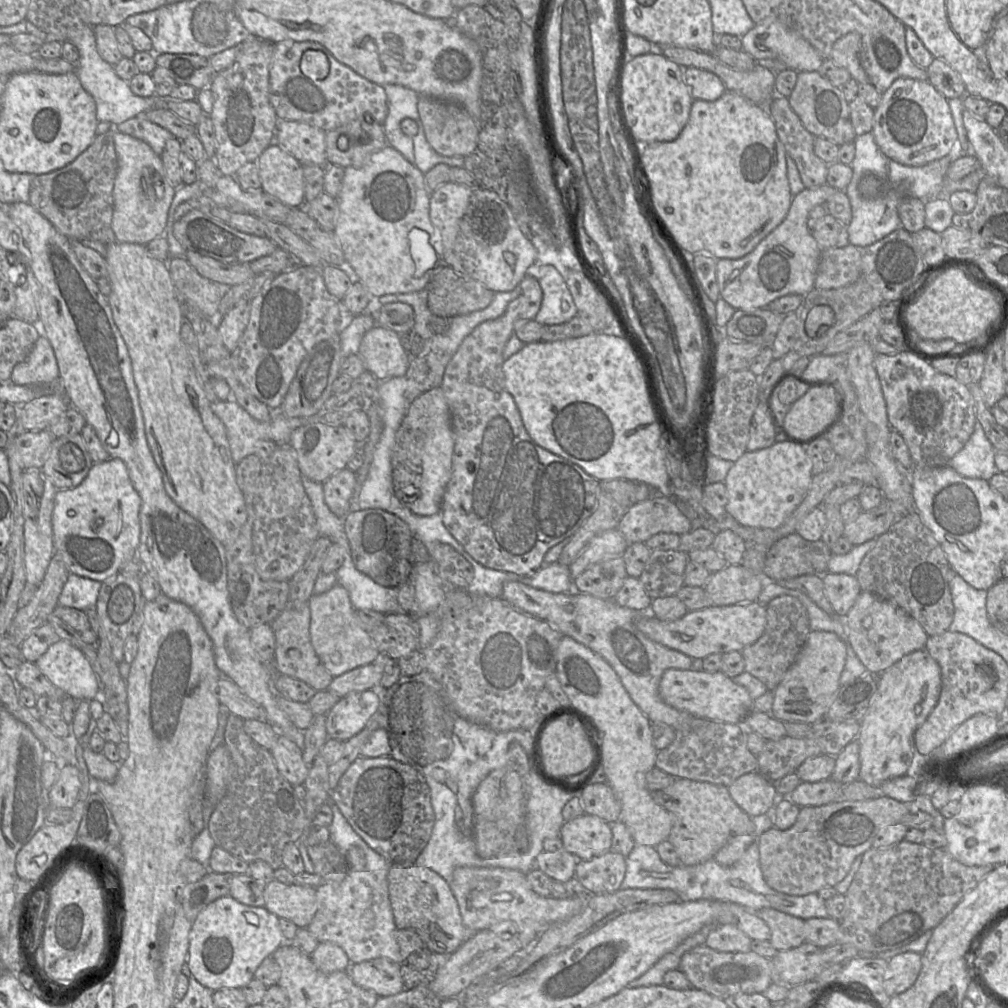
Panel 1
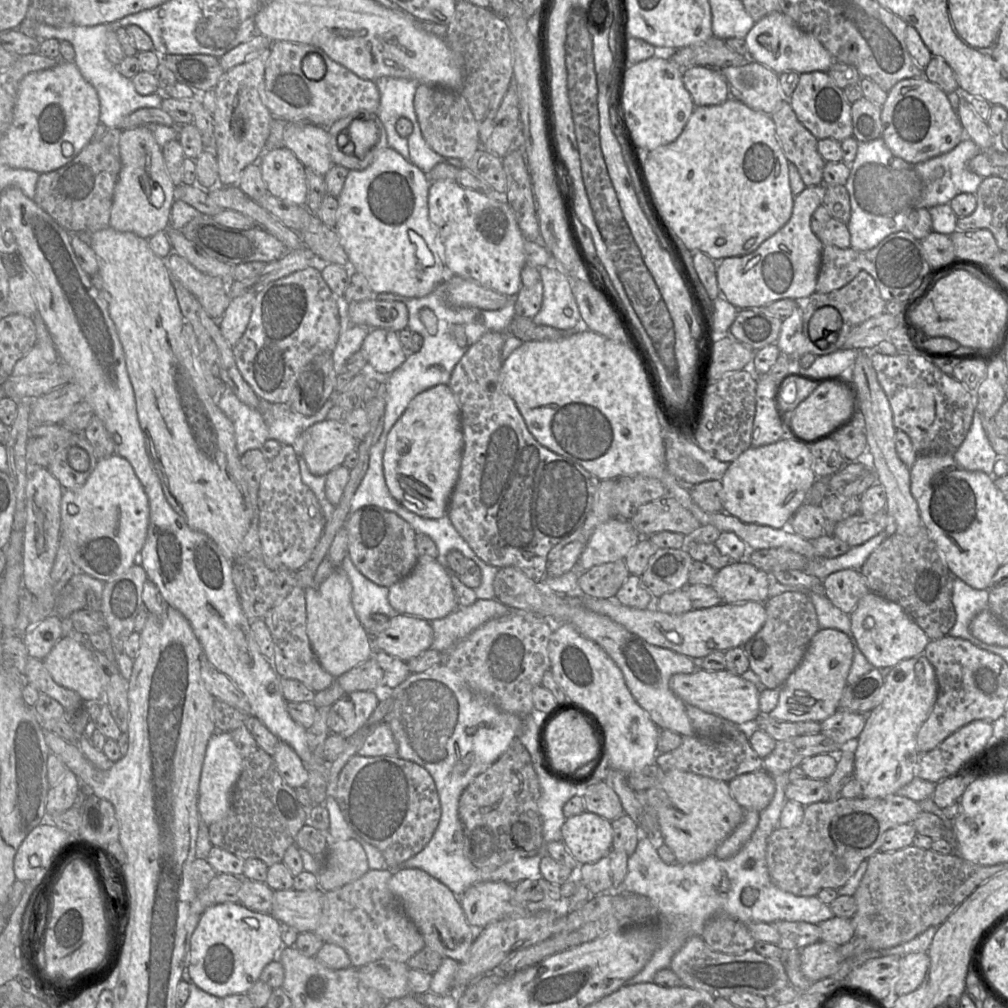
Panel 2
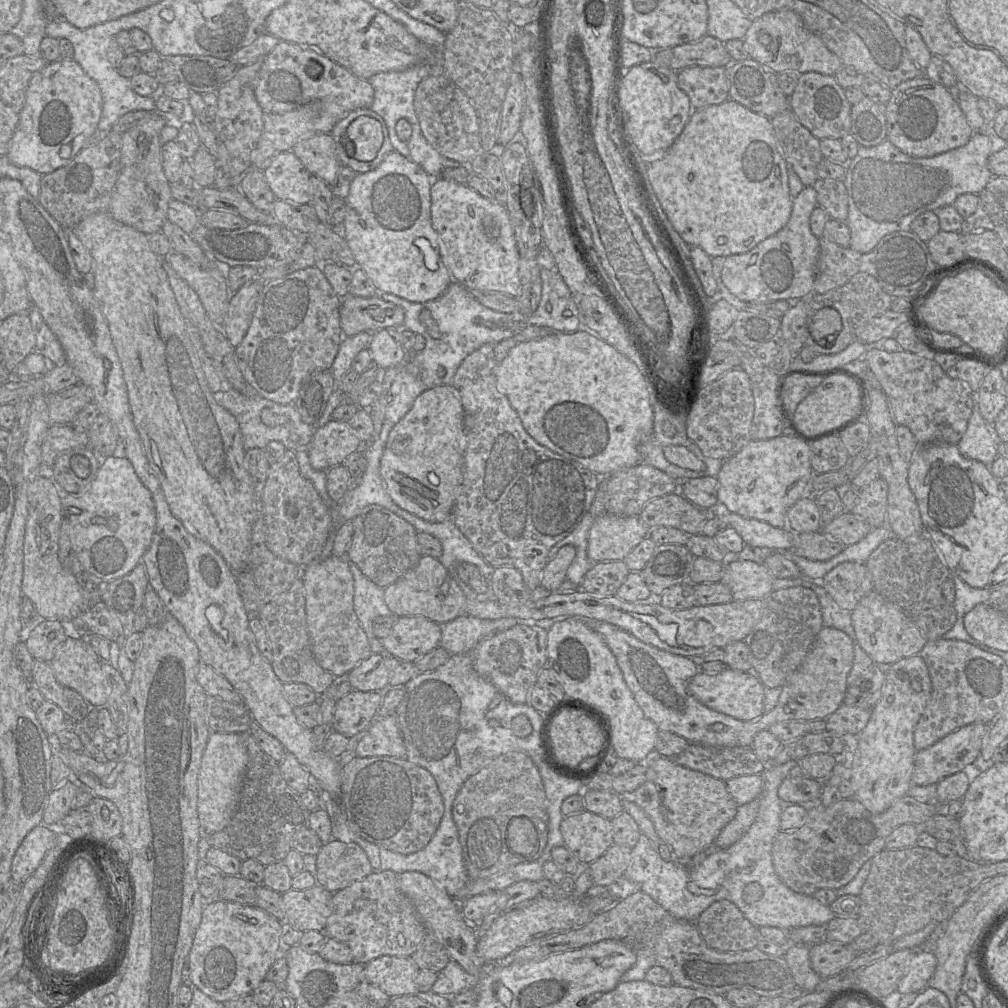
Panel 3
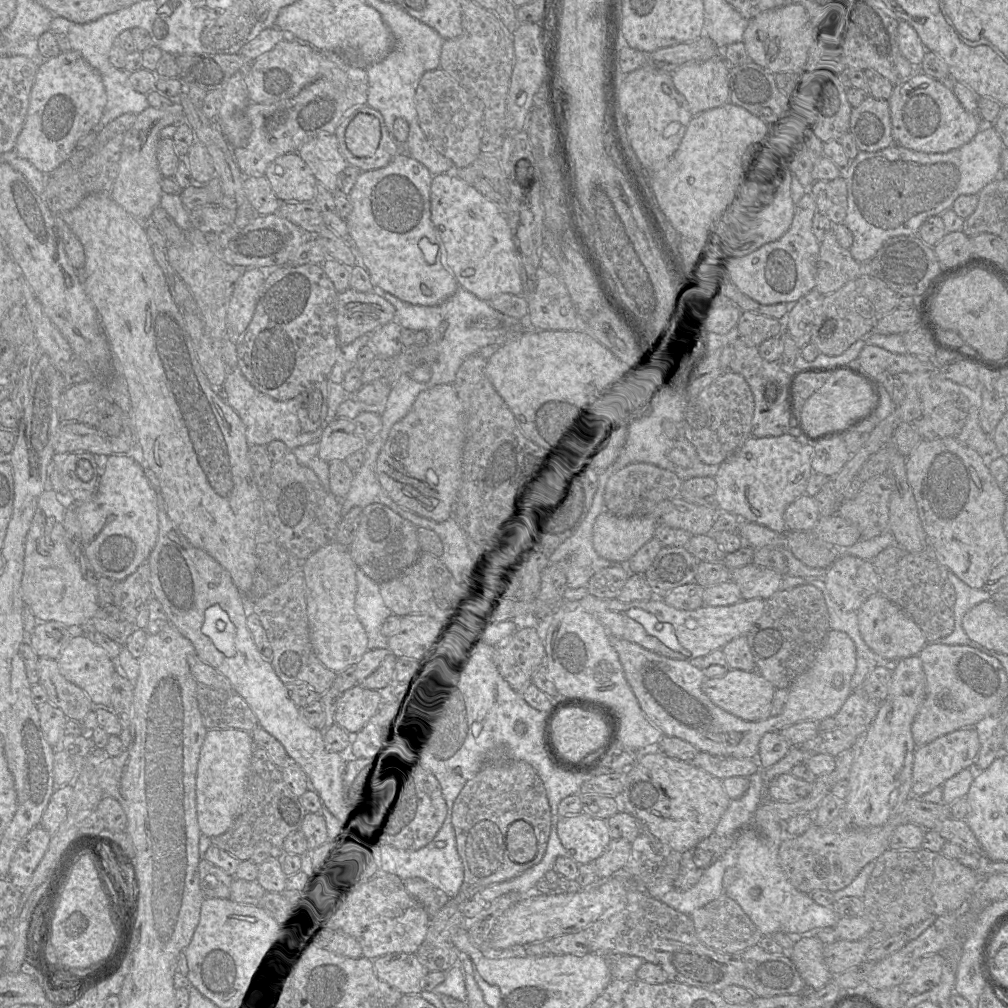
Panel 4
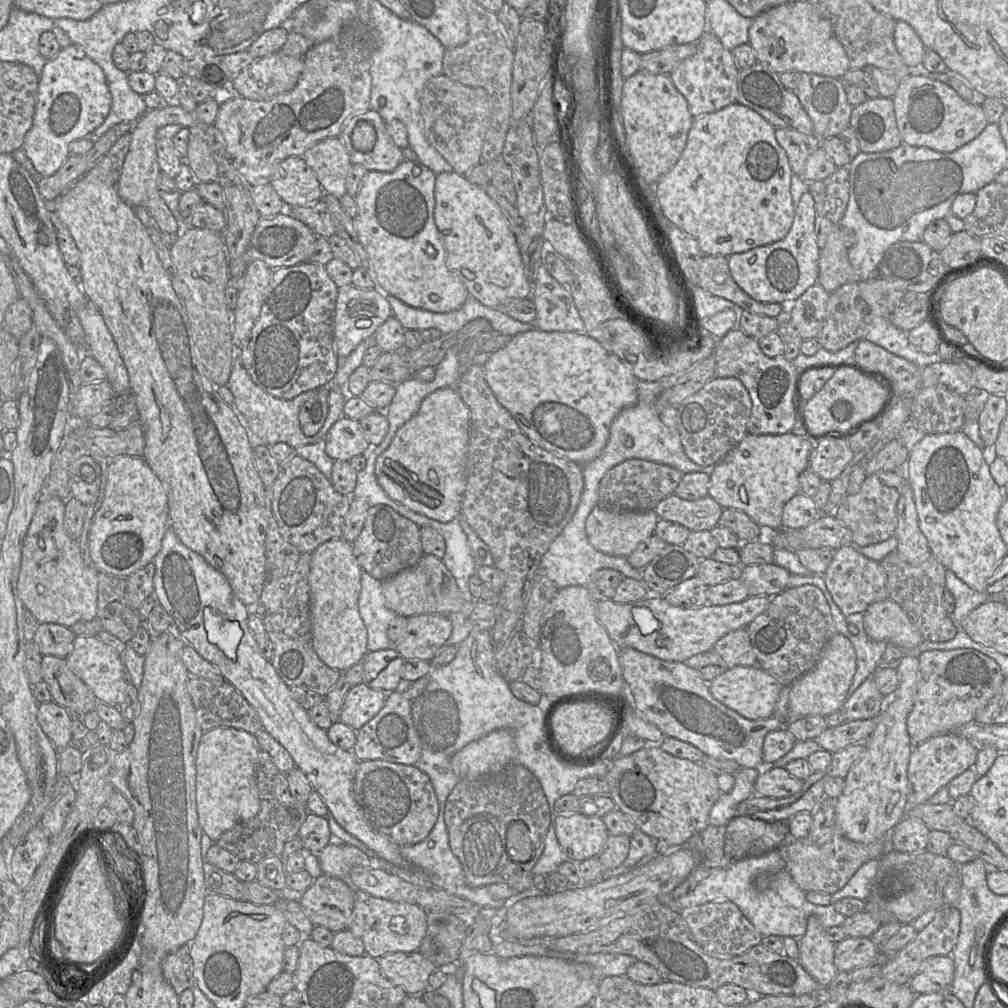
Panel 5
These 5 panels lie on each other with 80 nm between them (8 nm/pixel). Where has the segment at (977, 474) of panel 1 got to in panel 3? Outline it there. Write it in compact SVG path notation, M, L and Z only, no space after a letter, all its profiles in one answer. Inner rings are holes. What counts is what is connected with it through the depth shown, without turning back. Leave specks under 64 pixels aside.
M978 404L974 405L966 431L957 446L963 456L986 464L991 471L991 463L998 456L998 439L993 425L981 416Z

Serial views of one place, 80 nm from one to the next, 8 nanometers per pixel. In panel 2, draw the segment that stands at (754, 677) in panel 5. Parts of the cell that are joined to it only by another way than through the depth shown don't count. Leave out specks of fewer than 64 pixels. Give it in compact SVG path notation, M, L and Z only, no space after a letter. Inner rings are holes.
M697 669L691 674L674 674L669 680L669 687L684 702L731 721L739 727L752 727L761 713L760 690L752 682L726 669L719 671Z

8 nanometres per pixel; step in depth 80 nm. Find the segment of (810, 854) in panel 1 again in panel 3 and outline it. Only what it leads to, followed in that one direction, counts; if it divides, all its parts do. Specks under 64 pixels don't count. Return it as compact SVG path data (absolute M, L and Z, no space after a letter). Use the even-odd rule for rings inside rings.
M905 795L882 813L874 814L855 798L841 799L830 807L813 803L807 807L805 822L792 831L781 831L772 847L774 869L791 890L813 895L820 889L838 890L848 884L863 864L885 849L887 837L902 824L922 825L941 807Z

